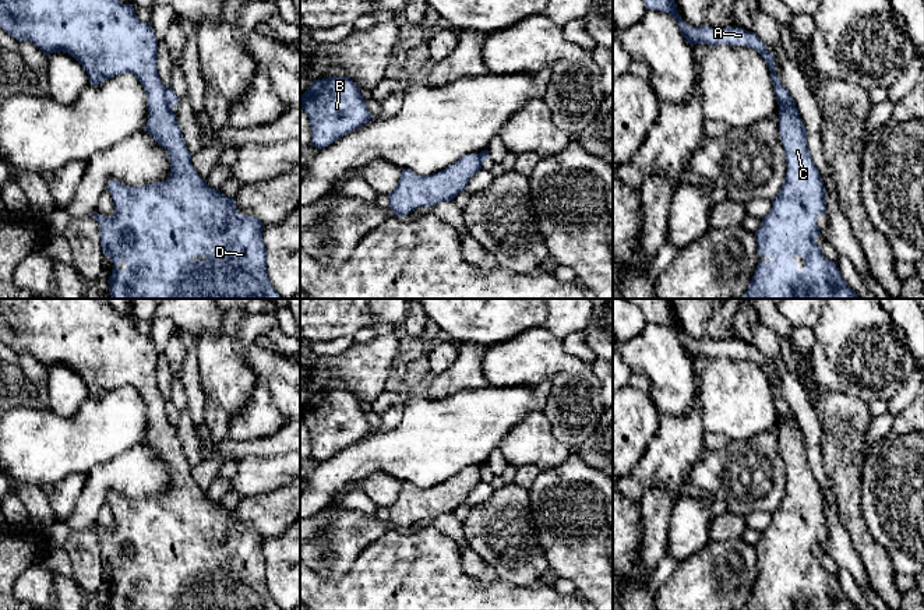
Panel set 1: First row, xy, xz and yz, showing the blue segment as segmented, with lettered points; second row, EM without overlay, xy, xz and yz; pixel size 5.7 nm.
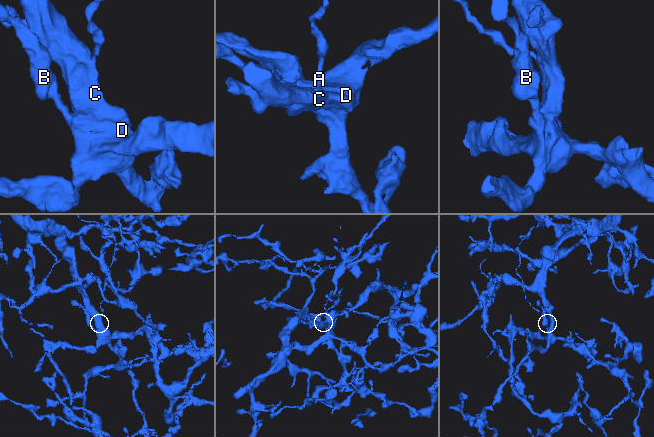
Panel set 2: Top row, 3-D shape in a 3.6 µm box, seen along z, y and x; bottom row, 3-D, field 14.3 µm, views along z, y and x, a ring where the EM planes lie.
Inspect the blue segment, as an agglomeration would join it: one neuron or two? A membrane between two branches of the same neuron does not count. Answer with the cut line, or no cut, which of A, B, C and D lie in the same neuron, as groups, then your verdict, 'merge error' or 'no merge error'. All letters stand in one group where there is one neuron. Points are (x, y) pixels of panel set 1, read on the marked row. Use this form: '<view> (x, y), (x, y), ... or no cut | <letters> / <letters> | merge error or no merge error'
xy (165, 88), (165, 102), (170, 110) | A / B C D | merge error

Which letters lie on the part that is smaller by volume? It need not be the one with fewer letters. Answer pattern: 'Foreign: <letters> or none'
Foreign: A

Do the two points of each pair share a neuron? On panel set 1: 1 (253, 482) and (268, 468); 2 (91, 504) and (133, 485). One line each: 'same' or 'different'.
1: same
2: same

